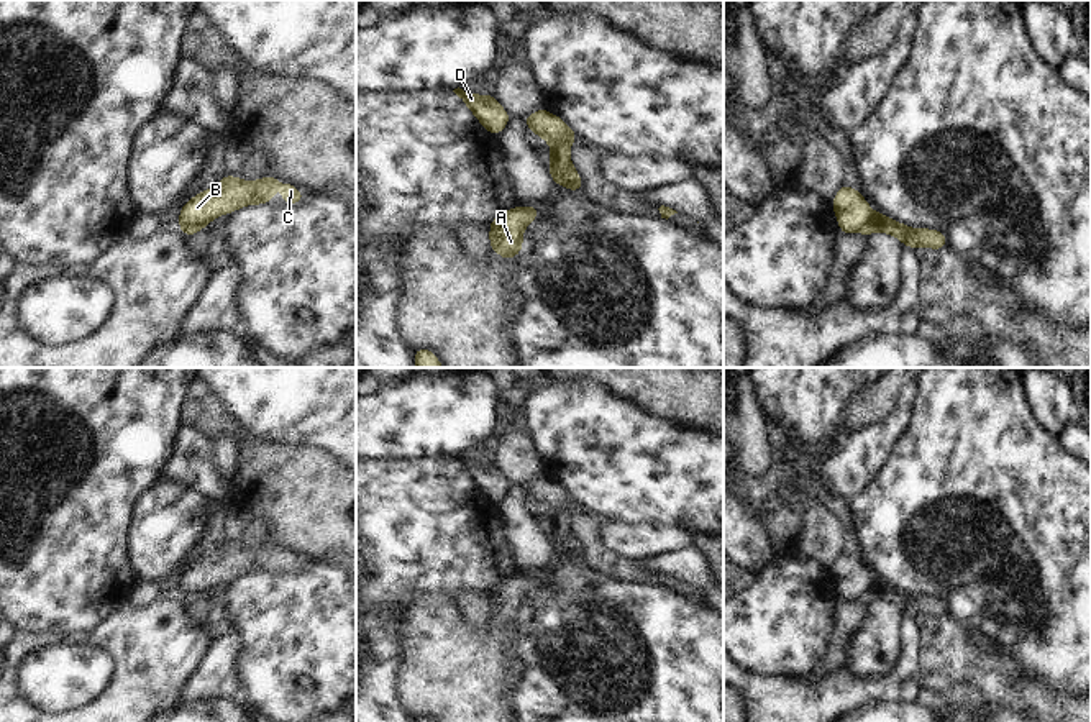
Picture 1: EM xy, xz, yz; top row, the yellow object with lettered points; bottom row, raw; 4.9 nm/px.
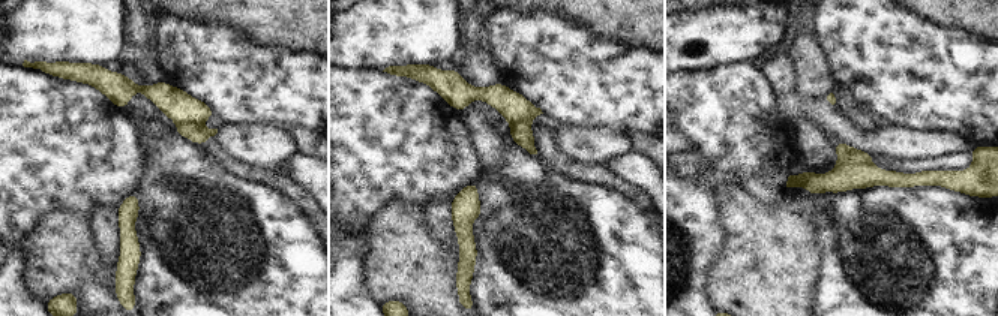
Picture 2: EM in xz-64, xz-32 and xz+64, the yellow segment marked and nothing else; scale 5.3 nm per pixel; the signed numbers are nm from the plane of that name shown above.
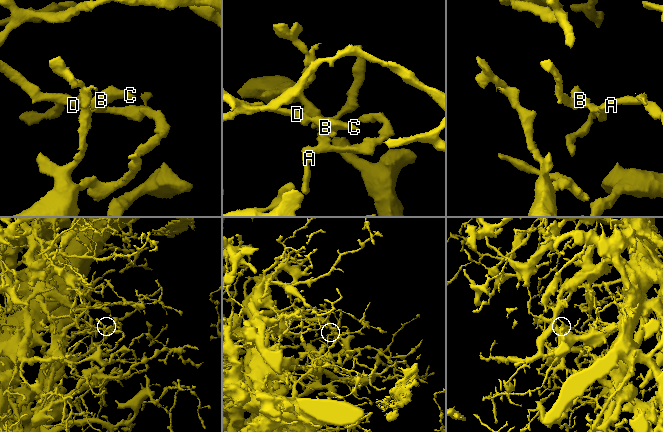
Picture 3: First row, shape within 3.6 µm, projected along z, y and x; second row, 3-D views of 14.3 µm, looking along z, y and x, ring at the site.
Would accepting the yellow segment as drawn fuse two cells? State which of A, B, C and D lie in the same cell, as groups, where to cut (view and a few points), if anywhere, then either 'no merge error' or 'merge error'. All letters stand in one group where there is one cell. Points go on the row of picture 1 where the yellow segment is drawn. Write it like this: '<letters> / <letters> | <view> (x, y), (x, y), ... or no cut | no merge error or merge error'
A / B C D | xy (204, 227), (196, 223), (181, 228) | merge error

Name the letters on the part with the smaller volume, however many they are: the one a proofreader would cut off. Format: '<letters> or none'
A

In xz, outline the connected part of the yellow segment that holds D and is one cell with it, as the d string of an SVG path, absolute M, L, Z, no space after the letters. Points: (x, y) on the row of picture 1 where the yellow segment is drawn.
M459 87L453 92L463 100L474 118L484 126L484 130L494 136L499 136L512 120L509 112L502 107L492 92L489 95L479 95L476 92L466 94Z

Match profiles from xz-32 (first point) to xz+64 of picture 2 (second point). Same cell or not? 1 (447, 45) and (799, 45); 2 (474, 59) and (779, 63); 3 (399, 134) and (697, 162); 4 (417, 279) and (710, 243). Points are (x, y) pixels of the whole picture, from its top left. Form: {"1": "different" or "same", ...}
{"1": "different", "2": "different", "3": "different", "4": "different"}

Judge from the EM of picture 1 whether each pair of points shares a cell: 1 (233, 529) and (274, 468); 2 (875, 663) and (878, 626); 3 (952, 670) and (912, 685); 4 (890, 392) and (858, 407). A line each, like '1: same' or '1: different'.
1: different
2: same
3: different
4: same

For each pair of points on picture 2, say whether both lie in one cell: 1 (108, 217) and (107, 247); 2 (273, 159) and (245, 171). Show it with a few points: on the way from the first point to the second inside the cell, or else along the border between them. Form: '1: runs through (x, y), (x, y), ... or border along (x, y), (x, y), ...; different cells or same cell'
1: runs through (107, 225), (107, 240); same cell
2: border along (224, 150), (239, 160), (282, 174); different cells

